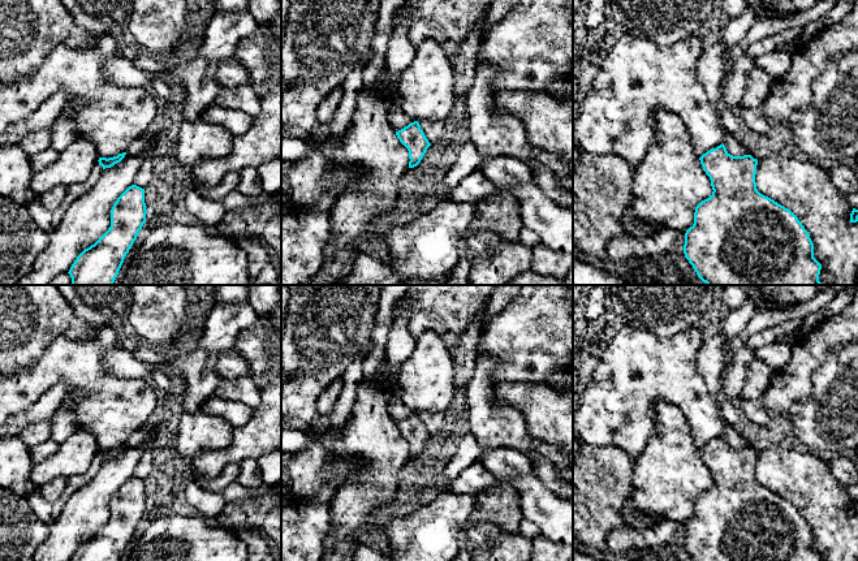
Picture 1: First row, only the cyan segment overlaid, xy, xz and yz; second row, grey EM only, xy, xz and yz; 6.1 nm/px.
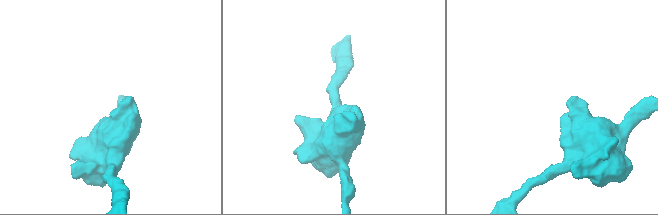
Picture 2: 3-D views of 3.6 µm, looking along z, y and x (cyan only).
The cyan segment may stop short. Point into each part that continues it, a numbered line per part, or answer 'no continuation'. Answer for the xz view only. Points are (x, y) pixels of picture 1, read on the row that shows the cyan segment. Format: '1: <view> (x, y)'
no continuation

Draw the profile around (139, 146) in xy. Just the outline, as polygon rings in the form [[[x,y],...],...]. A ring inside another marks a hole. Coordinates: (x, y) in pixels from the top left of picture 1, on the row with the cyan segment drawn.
[[[145,134],[133,141],[133,143],[128,148],[128,154],[134,156],[143,156],[142,164],[134,178],[134,185],[145,189],[151,180],[154,155],[154,152],[147,148],[147,139],[145,138]]]

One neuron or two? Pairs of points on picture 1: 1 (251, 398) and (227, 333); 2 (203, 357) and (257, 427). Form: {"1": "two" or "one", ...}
{"1": "two", "2": "two"}

